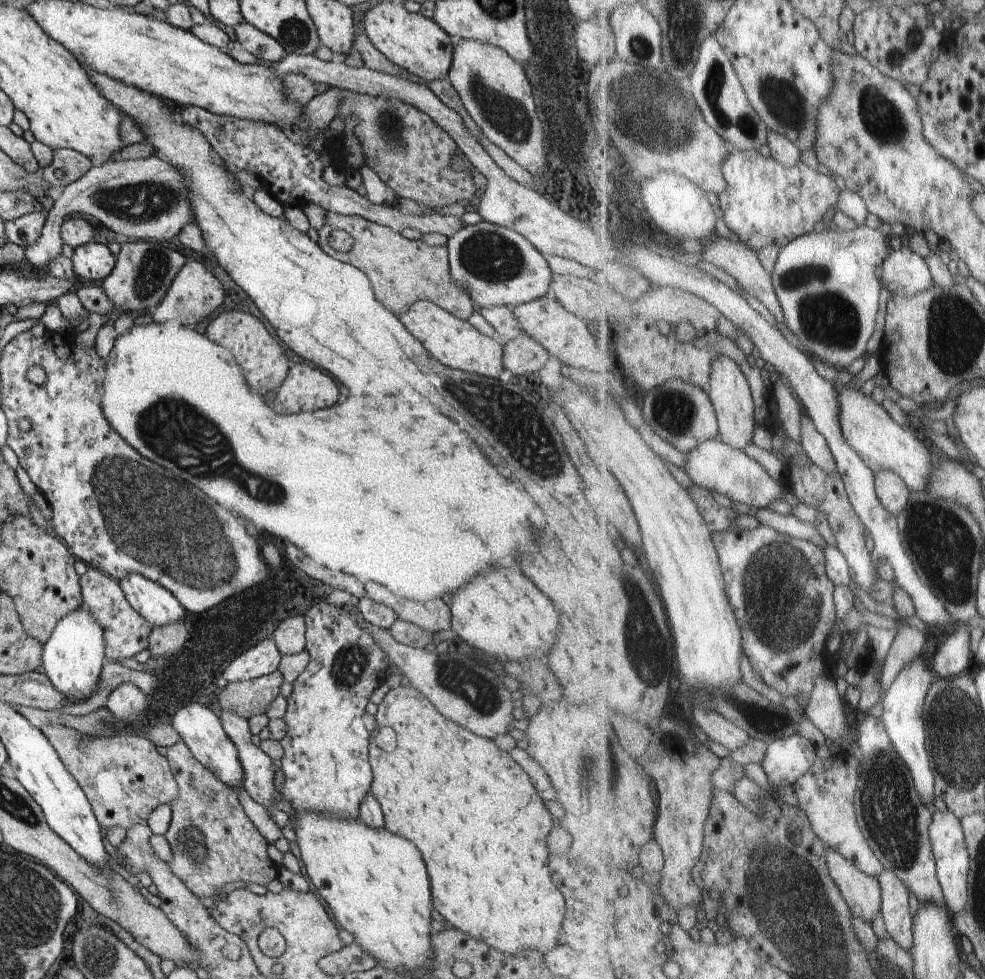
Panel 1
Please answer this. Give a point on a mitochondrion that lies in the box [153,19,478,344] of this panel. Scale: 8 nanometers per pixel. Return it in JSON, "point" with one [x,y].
{"point":[389,125]}

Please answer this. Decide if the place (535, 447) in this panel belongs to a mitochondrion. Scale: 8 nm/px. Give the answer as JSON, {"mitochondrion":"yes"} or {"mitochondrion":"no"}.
{"mitochondrion":"yes"}

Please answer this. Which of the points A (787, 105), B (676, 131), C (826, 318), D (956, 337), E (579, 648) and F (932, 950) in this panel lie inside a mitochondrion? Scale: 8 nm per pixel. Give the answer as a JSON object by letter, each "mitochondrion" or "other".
{"A":"mitochondrion","B":"mitochondrion","C":"mitochondrion","D":"mitochondrion","E":"other","F":"other"}

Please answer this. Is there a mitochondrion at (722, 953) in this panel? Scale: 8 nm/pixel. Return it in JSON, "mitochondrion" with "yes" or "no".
{"mitochondrion":"no"}

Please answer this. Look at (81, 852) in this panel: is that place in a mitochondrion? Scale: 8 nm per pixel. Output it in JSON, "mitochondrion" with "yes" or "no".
{"mitochondrion":"no"}

